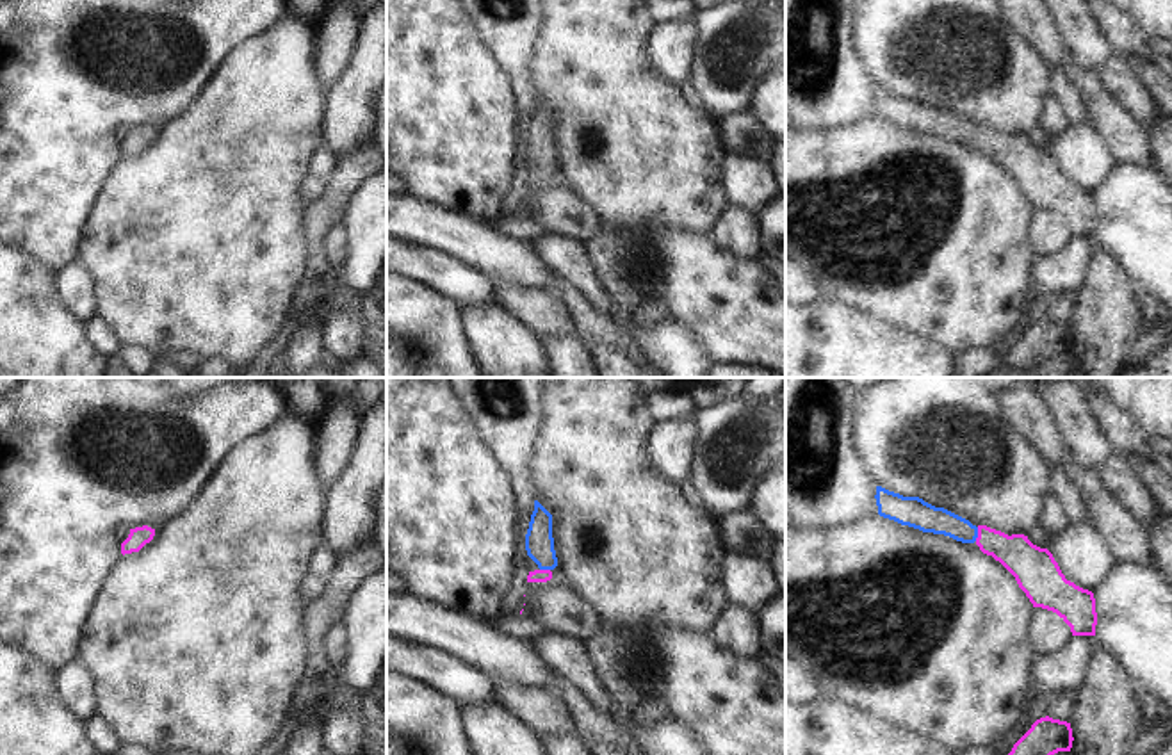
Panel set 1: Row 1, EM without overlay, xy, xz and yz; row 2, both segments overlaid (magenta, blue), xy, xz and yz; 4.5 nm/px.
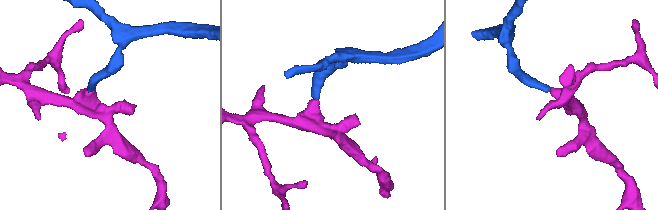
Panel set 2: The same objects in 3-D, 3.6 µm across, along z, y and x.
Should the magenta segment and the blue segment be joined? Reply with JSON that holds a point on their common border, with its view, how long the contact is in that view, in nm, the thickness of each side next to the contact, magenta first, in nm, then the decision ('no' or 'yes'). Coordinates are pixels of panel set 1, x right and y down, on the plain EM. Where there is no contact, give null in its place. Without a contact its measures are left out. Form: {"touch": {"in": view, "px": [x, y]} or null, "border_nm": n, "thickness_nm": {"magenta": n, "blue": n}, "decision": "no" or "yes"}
{"touch": {"in": "yz", "px": [978, 136]}, "border_nm": 70, "thickness_nm": {"magenta": 170, "blue": 130}, "decision": "yes"}

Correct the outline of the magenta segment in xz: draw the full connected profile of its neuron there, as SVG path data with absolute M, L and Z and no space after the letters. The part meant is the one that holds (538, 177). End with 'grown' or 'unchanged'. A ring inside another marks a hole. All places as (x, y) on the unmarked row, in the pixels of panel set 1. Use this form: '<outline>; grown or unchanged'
M534 101L529 130L525 135L527 157L538 166L529 173L527 183L547 183L552 180L552 171L558 167L552 139L552 116Z; grown

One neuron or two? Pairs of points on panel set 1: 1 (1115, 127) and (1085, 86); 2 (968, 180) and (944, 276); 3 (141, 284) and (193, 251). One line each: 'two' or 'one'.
1: one
2: one
3: one

